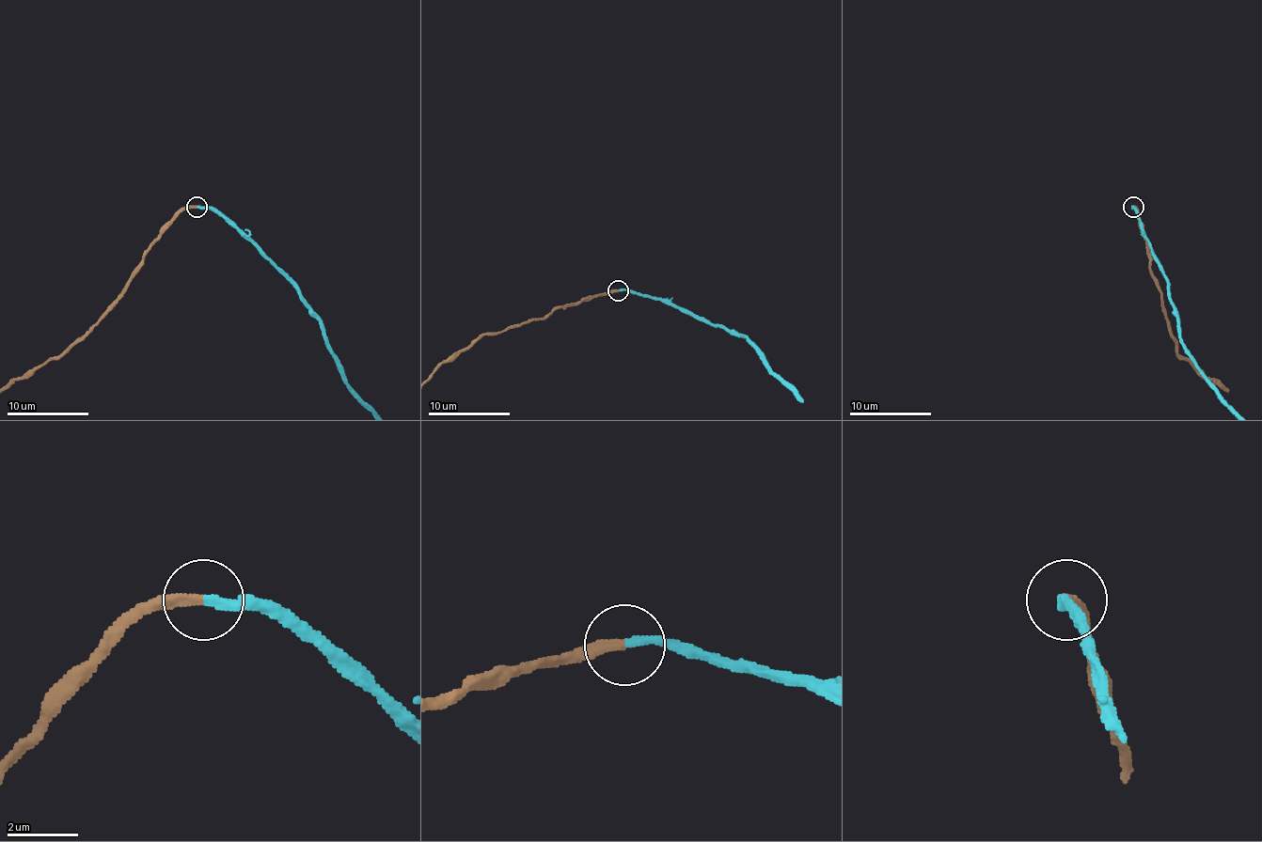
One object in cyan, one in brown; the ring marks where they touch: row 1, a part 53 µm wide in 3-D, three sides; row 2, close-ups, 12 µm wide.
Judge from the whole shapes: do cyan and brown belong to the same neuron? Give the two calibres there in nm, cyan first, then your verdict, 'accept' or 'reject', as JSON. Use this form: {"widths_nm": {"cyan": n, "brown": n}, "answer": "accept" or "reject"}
{"widths_nm": {"cyan": 240, "brown": 280}, "answer": "accept"}

